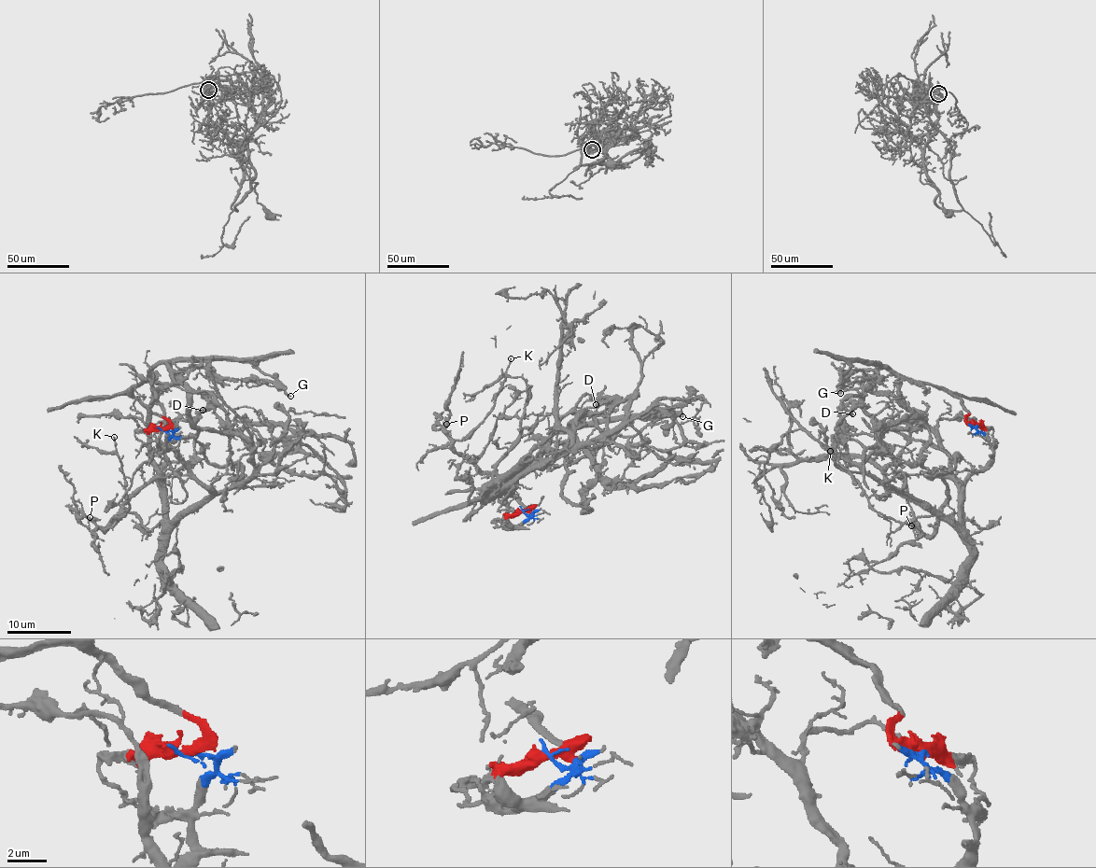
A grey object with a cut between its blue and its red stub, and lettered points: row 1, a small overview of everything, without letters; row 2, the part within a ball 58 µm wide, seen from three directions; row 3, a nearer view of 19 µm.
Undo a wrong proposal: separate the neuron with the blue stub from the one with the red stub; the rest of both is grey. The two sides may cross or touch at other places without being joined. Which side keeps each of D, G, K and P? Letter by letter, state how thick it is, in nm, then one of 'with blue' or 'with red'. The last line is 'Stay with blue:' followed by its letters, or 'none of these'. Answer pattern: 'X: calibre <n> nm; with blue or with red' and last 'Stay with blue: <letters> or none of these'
D: calibre 360 nm; with red
G: calibre 240 nm; with red
K: calibre 110 nm; with blue
P: calibre 120 nm; with blue
Stay with blue: K, P

